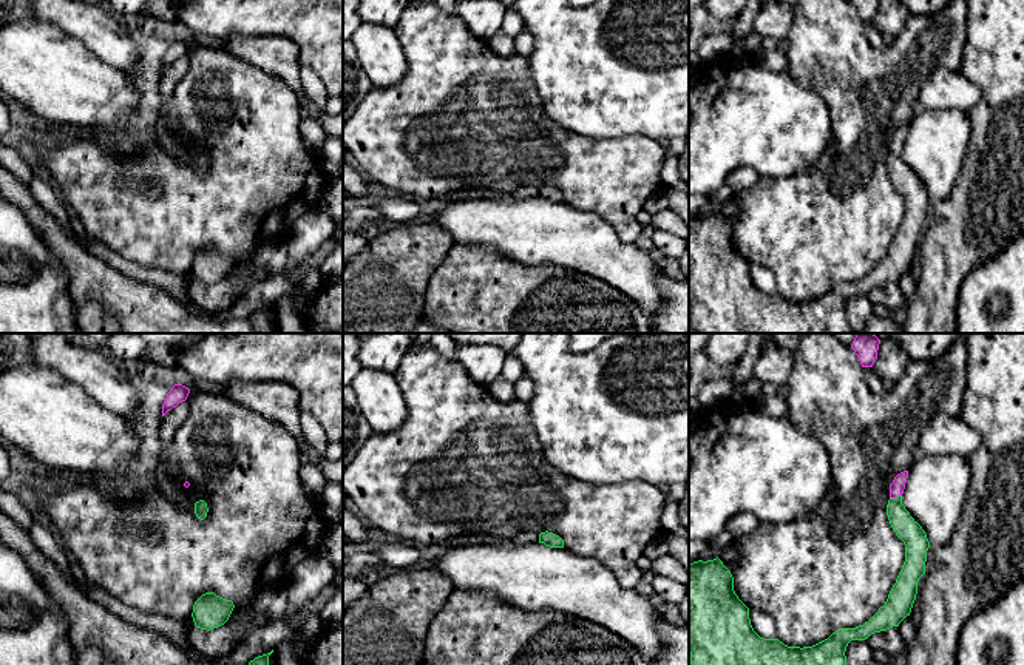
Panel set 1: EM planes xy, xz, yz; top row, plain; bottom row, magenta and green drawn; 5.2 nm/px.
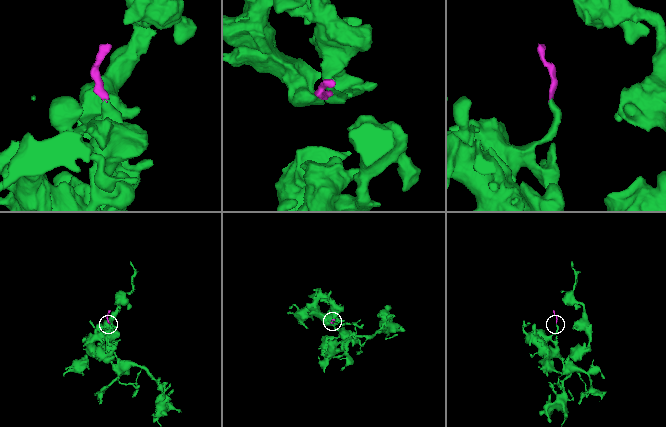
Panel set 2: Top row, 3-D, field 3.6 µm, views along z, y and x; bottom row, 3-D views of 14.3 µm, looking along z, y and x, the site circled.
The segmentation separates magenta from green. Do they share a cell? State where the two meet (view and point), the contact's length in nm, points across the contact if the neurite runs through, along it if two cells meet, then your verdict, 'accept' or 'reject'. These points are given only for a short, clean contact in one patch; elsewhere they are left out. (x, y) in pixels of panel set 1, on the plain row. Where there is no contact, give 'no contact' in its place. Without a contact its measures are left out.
contact yz (895, 151); length 70 nm; way yz (896, 142), (895, 151), (895, 164), (915, 193); accept

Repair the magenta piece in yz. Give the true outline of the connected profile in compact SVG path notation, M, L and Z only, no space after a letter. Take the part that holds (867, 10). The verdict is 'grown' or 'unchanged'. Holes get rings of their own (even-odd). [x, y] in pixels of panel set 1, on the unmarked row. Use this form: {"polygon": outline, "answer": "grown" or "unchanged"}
{"polygon": "M851 0L851 3L857 9L862 22L873 22L877 14L879 0Z", "answer": "unchanged"}

